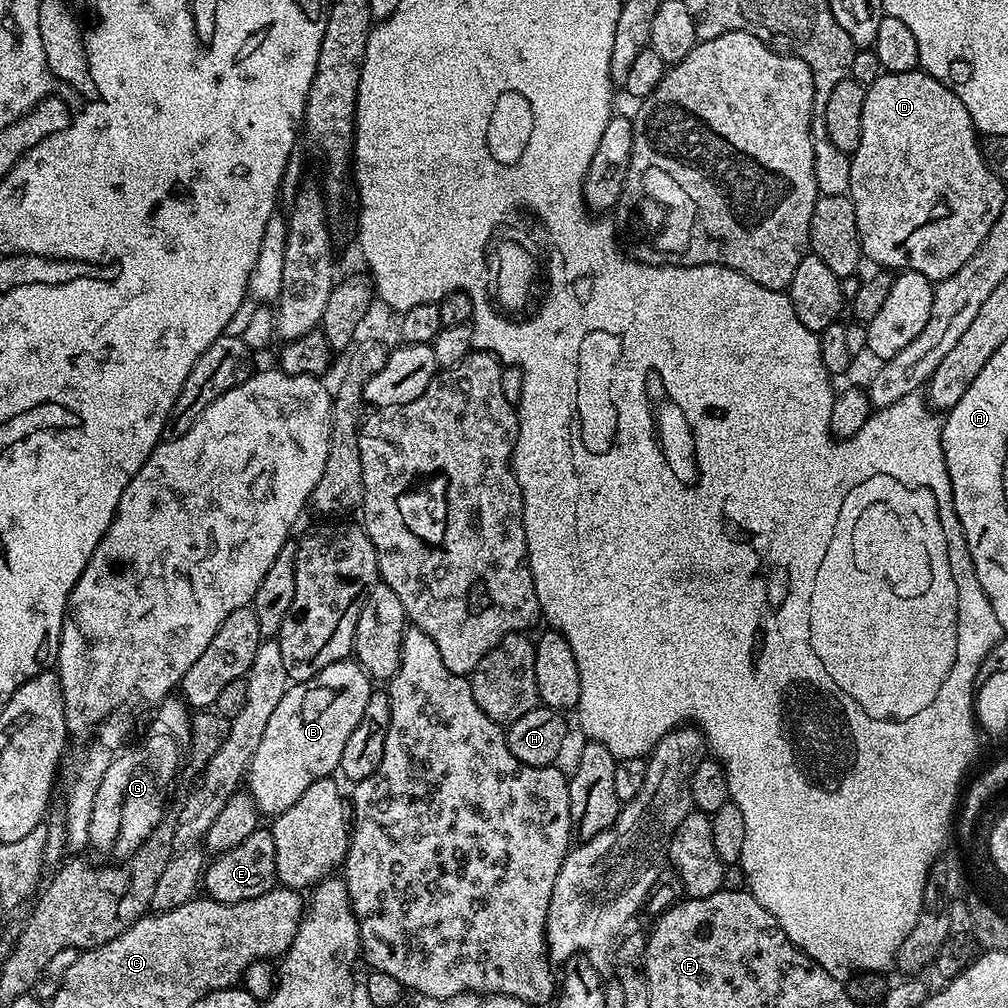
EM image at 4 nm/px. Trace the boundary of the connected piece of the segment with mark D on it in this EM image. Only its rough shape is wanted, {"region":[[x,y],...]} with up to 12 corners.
{"region":[[923,70],[867,85],[861,253],[950,278],[1006,202],[966,106]]}

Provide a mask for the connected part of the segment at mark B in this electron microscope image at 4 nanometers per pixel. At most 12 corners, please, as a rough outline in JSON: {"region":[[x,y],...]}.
{"region":[[352,658],[289,687],[246,773],[265,817],[339,769],[373,691]]}

